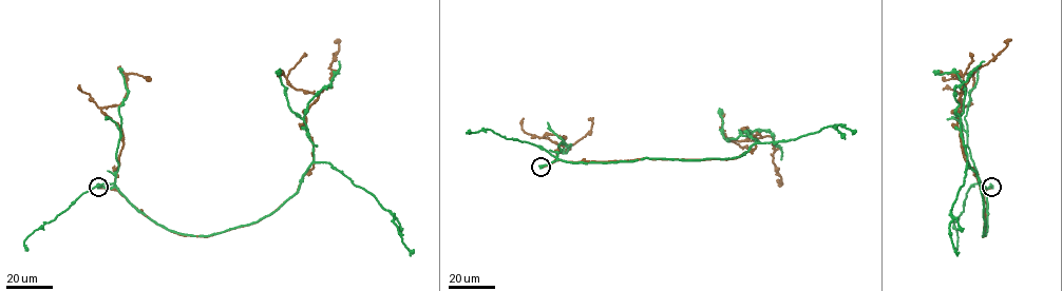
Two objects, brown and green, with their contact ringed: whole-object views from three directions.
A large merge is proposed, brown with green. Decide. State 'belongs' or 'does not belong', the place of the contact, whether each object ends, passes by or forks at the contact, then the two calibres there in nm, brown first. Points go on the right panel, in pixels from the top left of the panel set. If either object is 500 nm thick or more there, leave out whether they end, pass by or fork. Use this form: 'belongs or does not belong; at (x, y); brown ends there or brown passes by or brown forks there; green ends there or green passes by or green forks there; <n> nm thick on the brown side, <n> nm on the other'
does not belong; at (991, 187); brown ends there; green passes by; 340 nm thick on the brown side, 150 nm on the other

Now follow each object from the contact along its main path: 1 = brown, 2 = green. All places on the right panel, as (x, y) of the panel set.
1: (992, 188), (984, 190), (982, 236), (983, 195), (975, 172), (964, 158), (956, 124), (961, 89), (1011, 39)
2: (992, 187), (984, 187), (987, 226), (982, 235), (983, 200), (967, 162), (950, 211), (949, 235), (956, 255)

